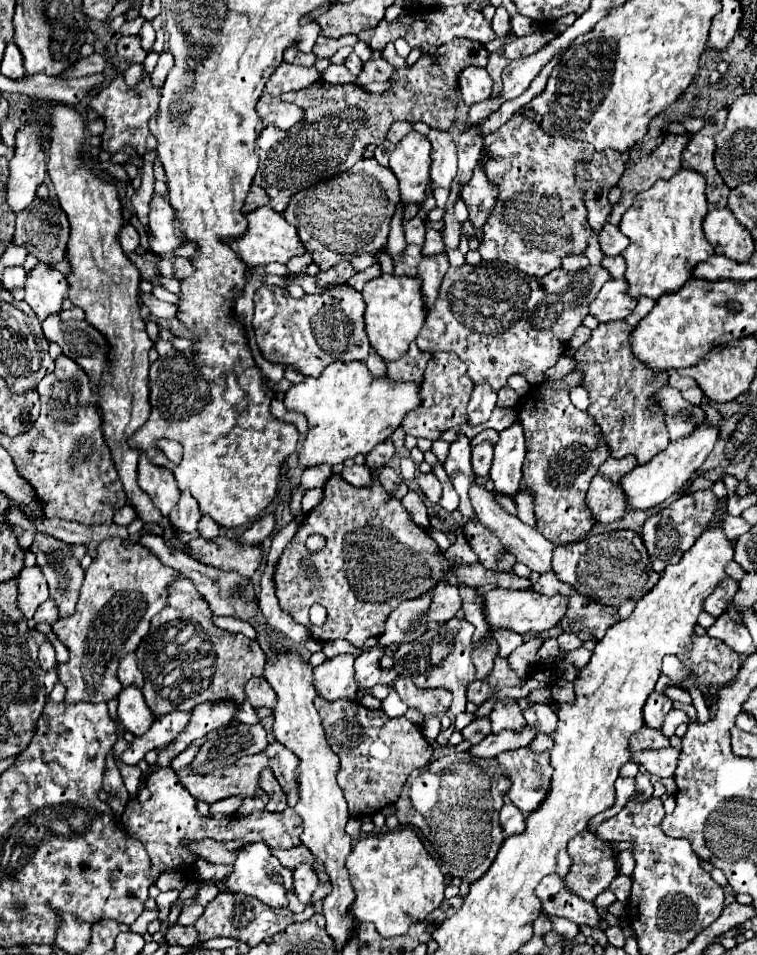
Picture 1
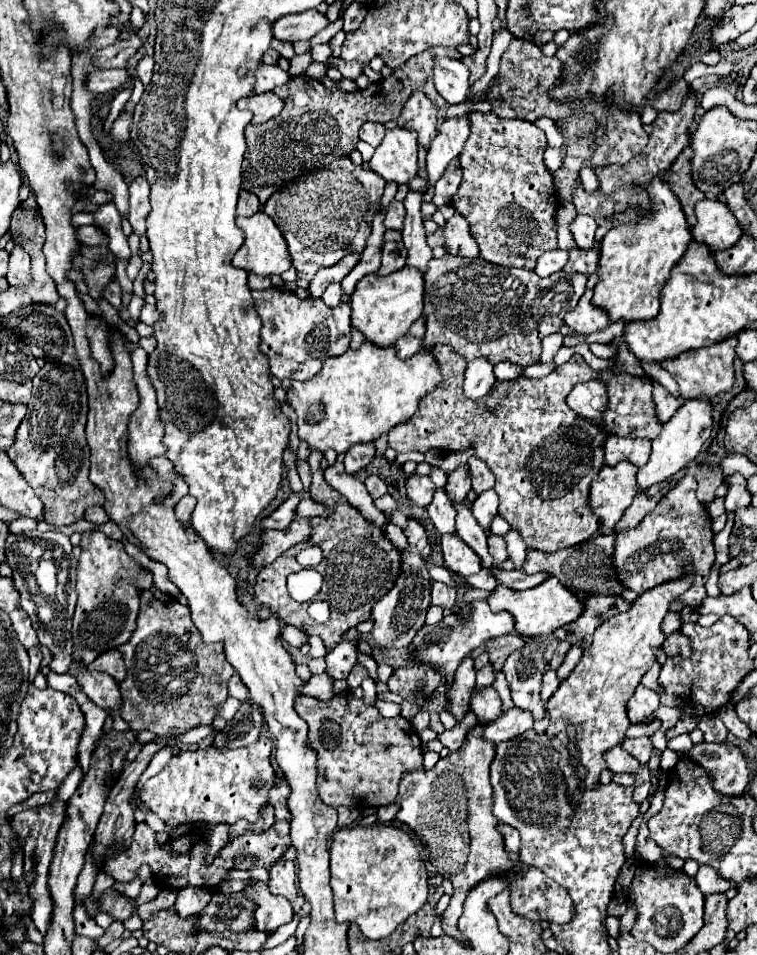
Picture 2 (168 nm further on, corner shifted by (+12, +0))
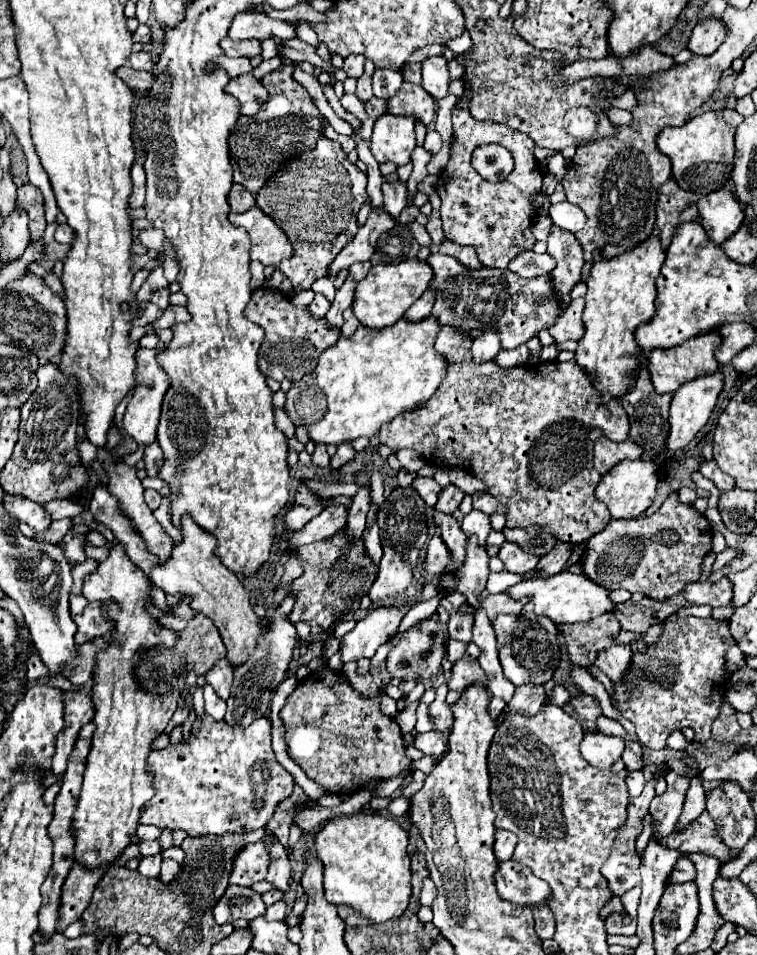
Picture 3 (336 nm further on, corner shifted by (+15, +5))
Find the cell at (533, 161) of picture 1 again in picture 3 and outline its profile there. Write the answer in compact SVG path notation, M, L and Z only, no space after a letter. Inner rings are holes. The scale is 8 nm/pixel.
M454 107L452 111L452 127L456 143L452 147L450 161L436 183L436 191L442 199L440 213L444 235L458 245L472 245L482 265L506 269L514 257L518 257L526 249L532 249L532 245L536 243L530 231L538 213L532 199L534 195L542 193L542 169L534 157L536 143L528 133L500 125L496 121L476 121L470 111L458 107ZM484 143L504 145L514 157L514 171L500 183L488 183L476 173L470 163L474 149Z

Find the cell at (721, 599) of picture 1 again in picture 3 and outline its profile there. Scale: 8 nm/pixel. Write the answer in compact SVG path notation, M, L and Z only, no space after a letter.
M672 491L654 515L610 521L604 531L596 533L586 545L584 573L608 591L638 591L664 601L700 579L700 567L710 549L712 527L708 519L692 505L682 503L678 491Z

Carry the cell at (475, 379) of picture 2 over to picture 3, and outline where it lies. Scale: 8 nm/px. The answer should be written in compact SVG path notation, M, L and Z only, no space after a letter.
M484 333L476 337L472 343L472 359L476 365L492 361L498 351L500 351L500 339L496 337L496 333Z

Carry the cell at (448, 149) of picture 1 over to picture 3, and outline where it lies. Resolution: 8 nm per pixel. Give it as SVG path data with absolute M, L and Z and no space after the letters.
M404 83L400 87L400 91L392 99L388 99L388 113L410 115L428 127L434 121L436 103L434 103L432 95L428 95L424 91L424 87Z

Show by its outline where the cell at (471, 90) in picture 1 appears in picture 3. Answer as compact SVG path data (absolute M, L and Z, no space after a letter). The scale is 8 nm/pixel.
M442 55L428 57L422 63L422 87L434 97L442 99L448 95L448 85L450 85L450 71L448 71L448 61Z

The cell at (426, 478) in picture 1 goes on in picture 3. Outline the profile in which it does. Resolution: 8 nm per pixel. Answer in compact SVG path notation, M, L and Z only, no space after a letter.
M416 477L412 487L418 491L418 495L426 501L426 505L434 507L436 505L436 499L438 499L438 493L440 493L440 485L432 479L432 477Z

